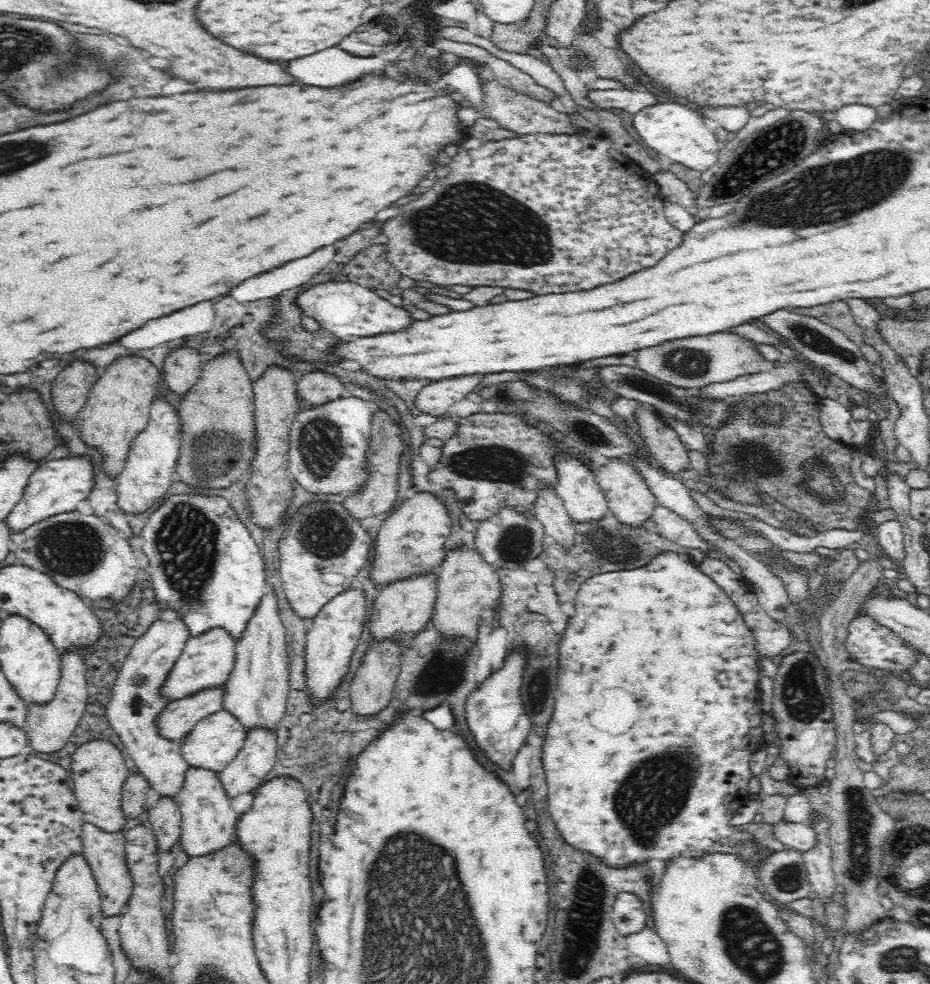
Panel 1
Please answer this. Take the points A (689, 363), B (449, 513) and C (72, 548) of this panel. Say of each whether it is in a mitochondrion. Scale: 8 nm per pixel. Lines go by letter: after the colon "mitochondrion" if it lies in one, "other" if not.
A: mitochondrion
B: other
C: mitochondrion

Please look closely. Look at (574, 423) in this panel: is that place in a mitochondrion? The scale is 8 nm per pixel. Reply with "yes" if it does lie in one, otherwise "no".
yes

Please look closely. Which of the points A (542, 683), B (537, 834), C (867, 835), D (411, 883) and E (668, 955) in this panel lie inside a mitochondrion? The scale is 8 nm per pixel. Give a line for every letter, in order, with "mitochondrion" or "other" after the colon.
A: other
B: other
C: mitochondrion
D: mitochondrion
E: other

